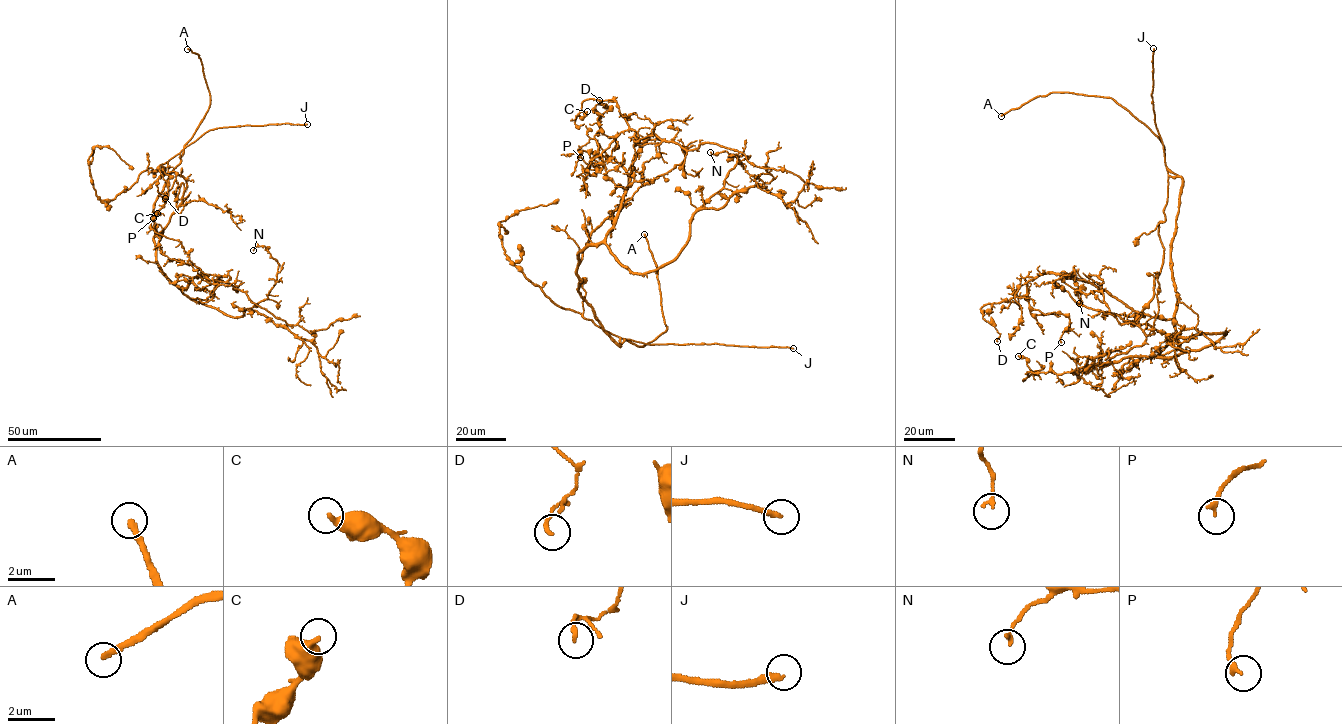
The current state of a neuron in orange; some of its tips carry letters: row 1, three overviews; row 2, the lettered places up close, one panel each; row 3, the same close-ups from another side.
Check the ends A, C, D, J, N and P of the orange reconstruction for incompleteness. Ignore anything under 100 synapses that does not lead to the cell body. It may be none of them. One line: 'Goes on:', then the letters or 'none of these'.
Goes on: A, J

